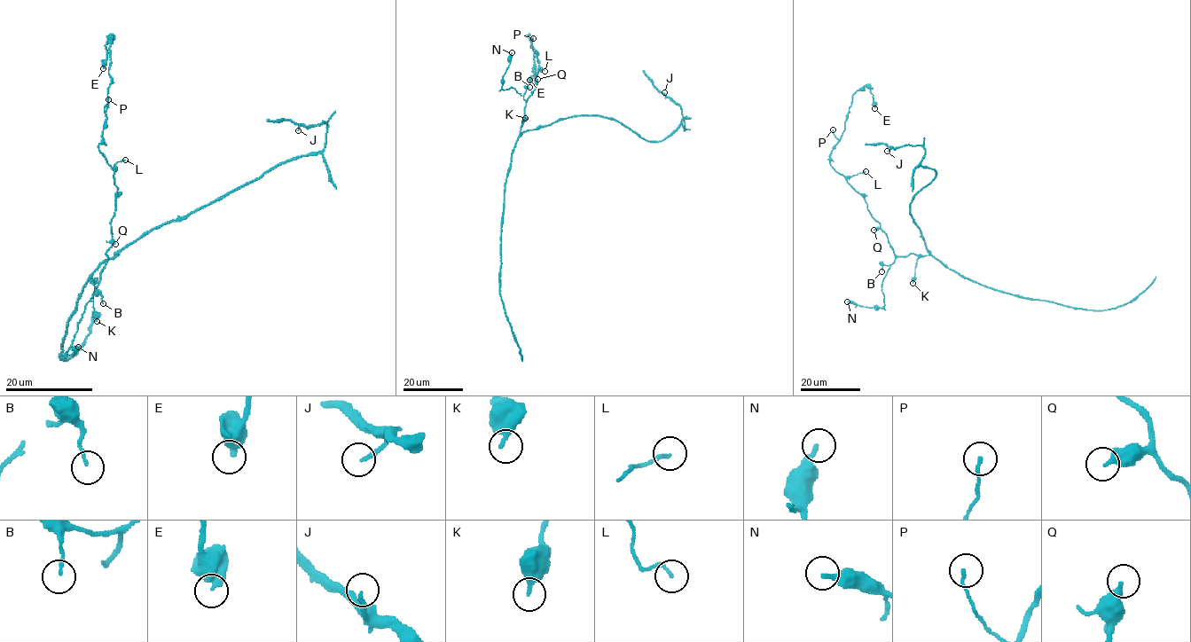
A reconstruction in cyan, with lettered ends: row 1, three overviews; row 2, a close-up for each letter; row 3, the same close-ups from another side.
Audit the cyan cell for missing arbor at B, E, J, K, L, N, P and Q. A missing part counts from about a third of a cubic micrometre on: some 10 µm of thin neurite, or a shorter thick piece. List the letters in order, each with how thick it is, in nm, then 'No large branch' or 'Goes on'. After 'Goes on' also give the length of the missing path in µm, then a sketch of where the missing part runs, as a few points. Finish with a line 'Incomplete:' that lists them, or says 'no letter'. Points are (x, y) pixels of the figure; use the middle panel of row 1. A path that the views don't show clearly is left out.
B: Thickness 110 nm. No large branch
E: Thickness 550 nm. No large branch
J: Thickness 160 nm. No large branch
K: Thickness 400 nm. No large branch
L: Thickness 140 nm. No large branch
N: Thickness 240 nm. No large branch
P: Thickness 130 nm. No large branch
Q: Thickness 360 nm. No large branch
Incomplete: no letter

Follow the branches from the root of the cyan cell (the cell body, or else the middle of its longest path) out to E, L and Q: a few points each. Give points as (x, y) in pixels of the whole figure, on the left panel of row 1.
E: (99, 266), (90, 281), (99, 279), (107, 262), (117, 191), (113, 170), (98, 148), (112, 38), (103, 68)
L: (99, 266), (90, 281), (99, 279), (107, 262), (117, 191), (113, 168), (117, 161), (125, 160)
Q: (99, 266), (90, 281), (99, 279), (101, 271), (107, 262), (106, 253), (113, 242), (115, 244)

